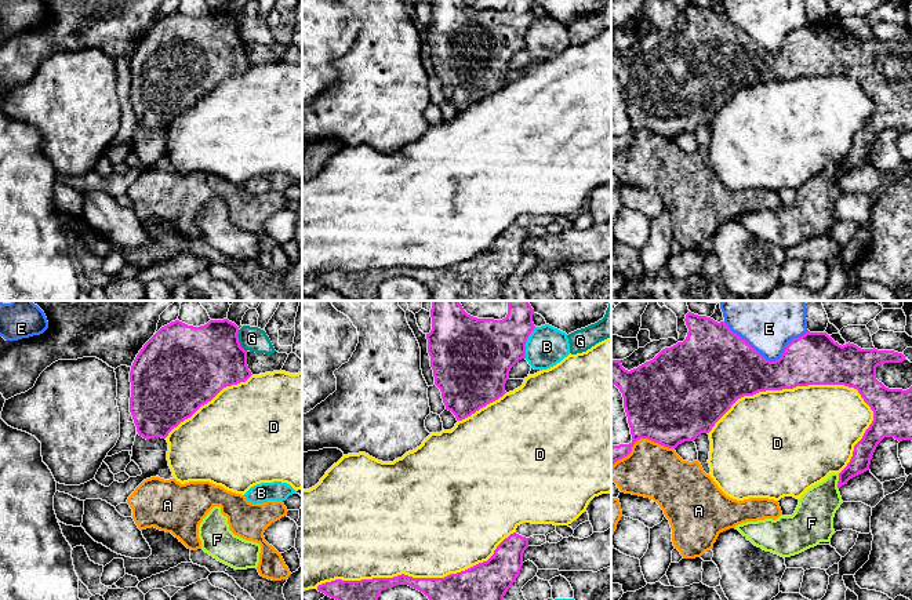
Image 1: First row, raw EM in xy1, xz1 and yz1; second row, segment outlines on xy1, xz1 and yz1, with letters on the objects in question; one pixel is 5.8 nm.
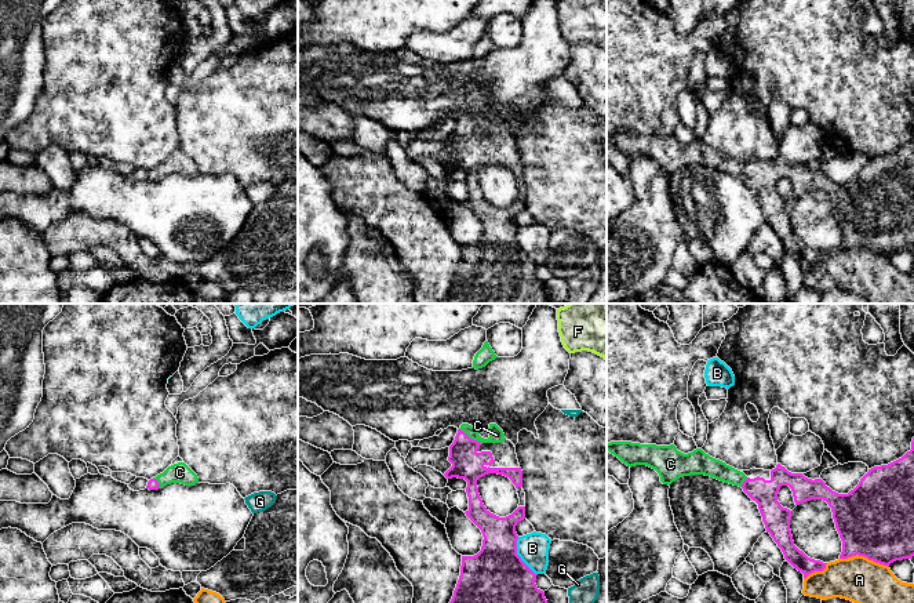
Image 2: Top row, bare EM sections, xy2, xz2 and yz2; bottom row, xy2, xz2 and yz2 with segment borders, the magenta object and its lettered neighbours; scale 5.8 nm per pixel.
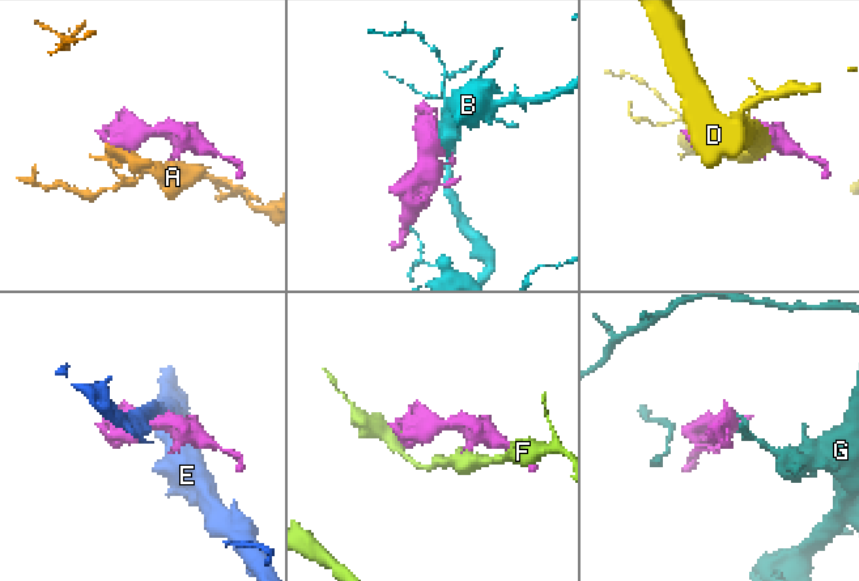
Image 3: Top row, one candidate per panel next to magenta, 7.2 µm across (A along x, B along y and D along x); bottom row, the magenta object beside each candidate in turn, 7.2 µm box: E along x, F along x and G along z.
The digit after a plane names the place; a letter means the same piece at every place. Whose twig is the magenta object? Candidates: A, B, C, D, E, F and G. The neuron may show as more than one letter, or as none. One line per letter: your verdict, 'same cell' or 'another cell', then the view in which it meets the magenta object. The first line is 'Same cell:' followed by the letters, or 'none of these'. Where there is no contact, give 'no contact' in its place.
Same cell: C
A: another cell | yz1
B: another cell | xz2
C: same cell | xz2
D: another cell | yz1
E: another cell | yz1
F: another cell | yz1
G: another cell | xy1

